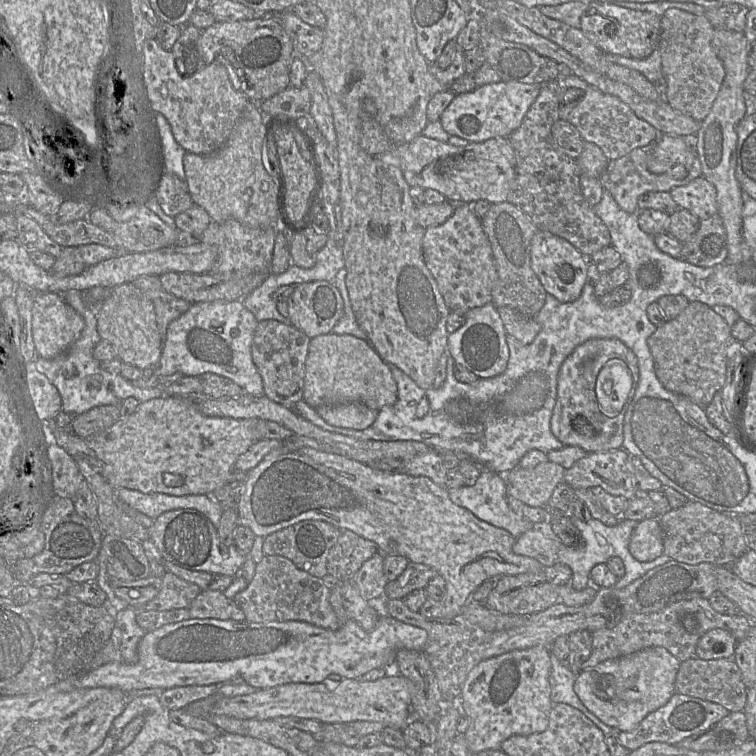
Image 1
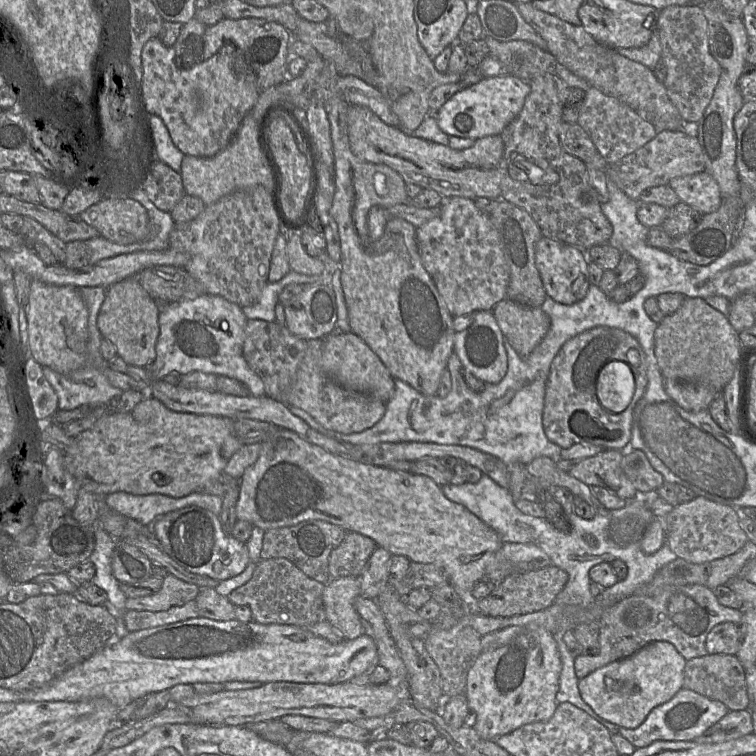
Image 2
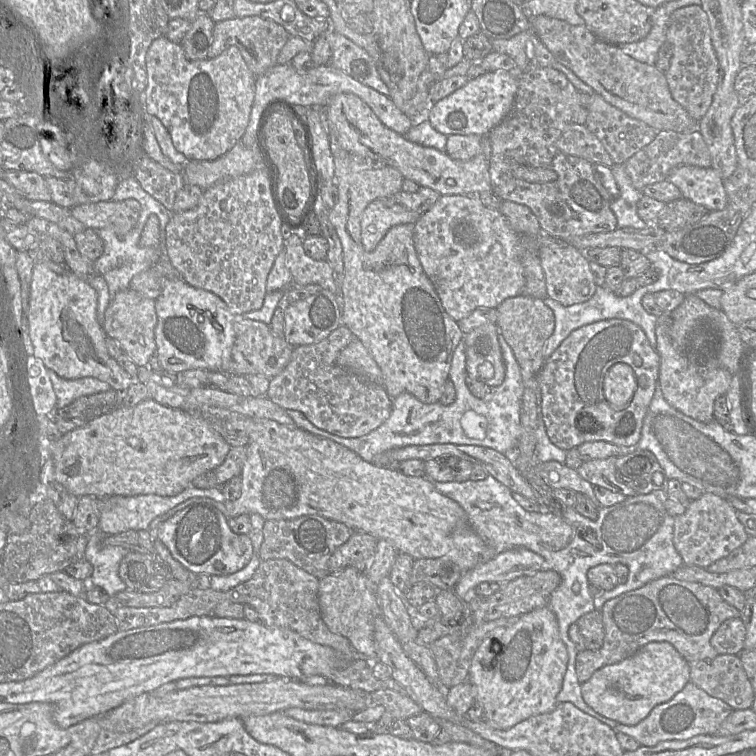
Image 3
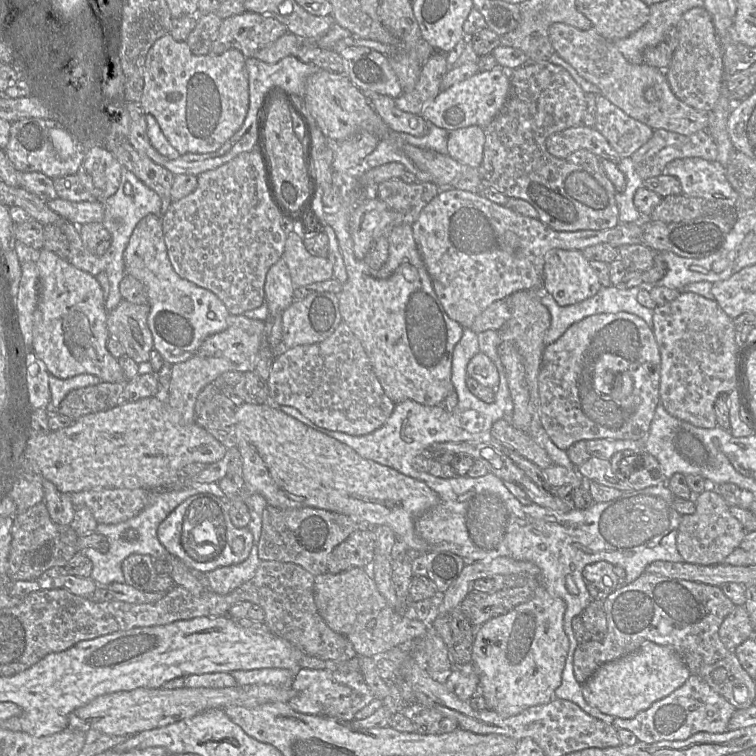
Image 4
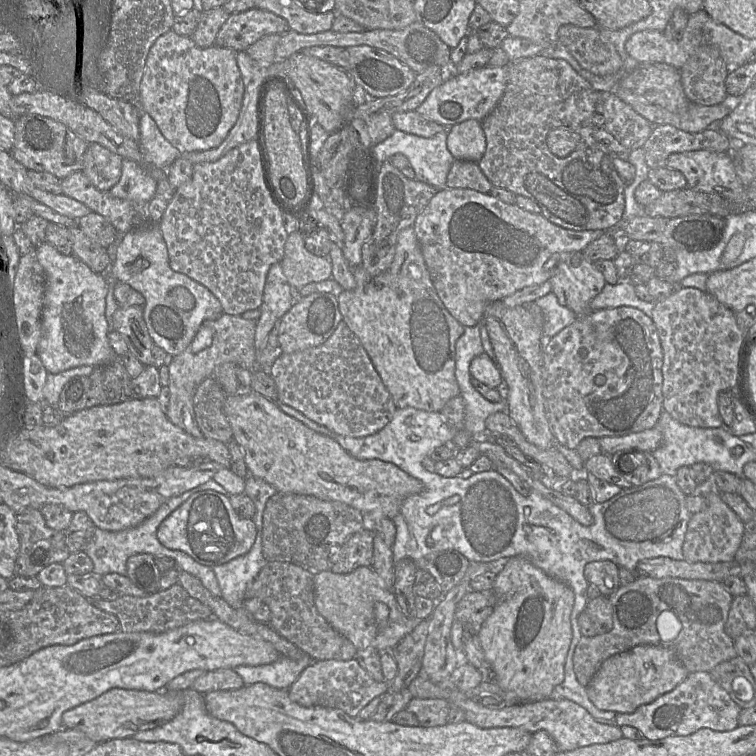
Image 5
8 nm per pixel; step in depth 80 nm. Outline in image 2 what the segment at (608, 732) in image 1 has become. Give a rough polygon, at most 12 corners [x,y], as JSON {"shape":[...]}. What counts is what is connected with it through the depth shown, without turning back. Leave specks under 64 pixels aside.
{"shape":[[567,626],[553,634],[562,662],[556,700],[569,702],[599,721],[580,695],[575,657],[563,641]]}

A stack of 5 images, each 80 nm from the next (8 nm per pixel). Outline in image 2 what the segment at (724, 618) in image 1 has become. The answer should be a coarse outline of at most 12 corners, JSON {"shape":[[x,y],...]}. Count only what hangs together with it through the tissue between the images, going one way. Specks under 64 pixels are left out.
{"shape":[[703,585],[631,594],[604,611],[599,652],[576,676],[655,641],[686,661],[708,655],[709,632],[741,625]]}

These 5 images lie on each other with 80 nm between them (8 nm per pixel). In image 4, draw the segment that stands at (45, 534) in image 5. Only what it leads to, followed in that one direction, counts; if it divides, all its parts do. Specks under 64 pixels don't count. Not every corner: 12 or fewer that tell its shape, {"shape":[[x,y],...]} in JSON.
{"shape":[[44,502],[14,517],[7,581],[35,581],[79,553]]}

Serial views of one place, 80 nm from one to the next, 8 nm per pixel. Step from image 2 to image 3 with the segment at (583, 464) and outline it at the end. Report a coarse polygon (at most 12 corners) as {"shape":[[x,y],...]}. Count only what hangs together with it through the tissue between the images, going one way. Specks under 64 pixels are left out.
{"shape":[[616,458],[584,461],[576,470],[593,486],[636,495],[617,477]]}

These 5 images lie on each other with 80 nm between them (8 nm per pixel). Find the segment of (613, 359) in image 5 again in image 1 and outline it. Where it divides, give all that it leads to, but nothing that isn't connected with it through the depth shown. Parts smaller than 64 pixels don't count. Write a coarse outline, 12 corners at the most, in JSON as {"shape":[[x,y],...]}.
{"shape":[[589,339],[562,363],[550,420],[564,446],[622,448],[626,408],[601,412],[598,373],[638,361],[619,339]]}

